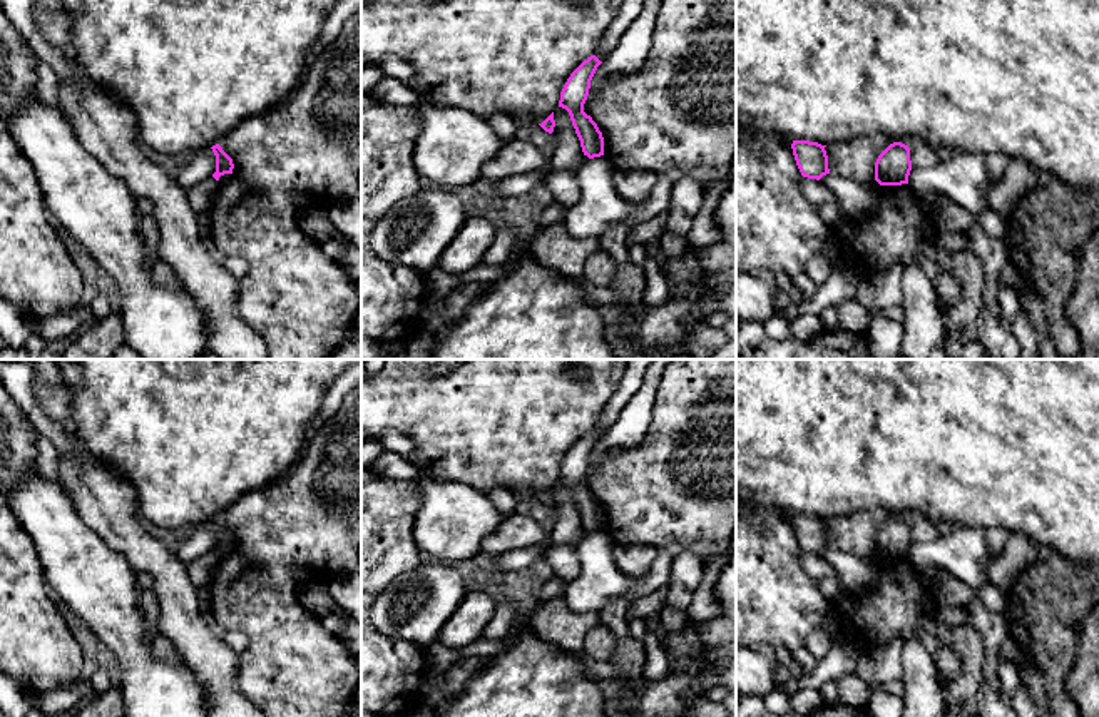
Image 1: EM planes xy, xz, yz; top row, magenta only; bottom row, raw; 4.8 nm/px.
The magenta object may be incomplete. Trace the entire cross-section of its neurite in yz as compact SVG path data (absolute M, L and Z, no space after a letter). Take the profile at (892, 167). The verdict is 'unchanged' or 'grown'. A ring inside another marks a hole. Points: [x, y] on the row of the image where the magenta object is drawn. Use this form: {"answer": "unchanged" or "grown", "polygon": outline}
{"answer": "unchanged", "polygon": "M902 142L890 144L875 162L875 181L880 186L908 184L912 170L910 149Z"}

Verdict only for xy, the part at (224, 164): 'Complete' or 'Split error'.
Complete

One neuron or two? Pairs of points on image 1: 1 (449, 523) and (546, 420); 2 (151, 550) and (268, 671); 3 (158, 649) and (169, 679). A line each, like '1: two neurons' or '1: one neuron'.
1: two neurons
2: two neurons
3: two neurons

